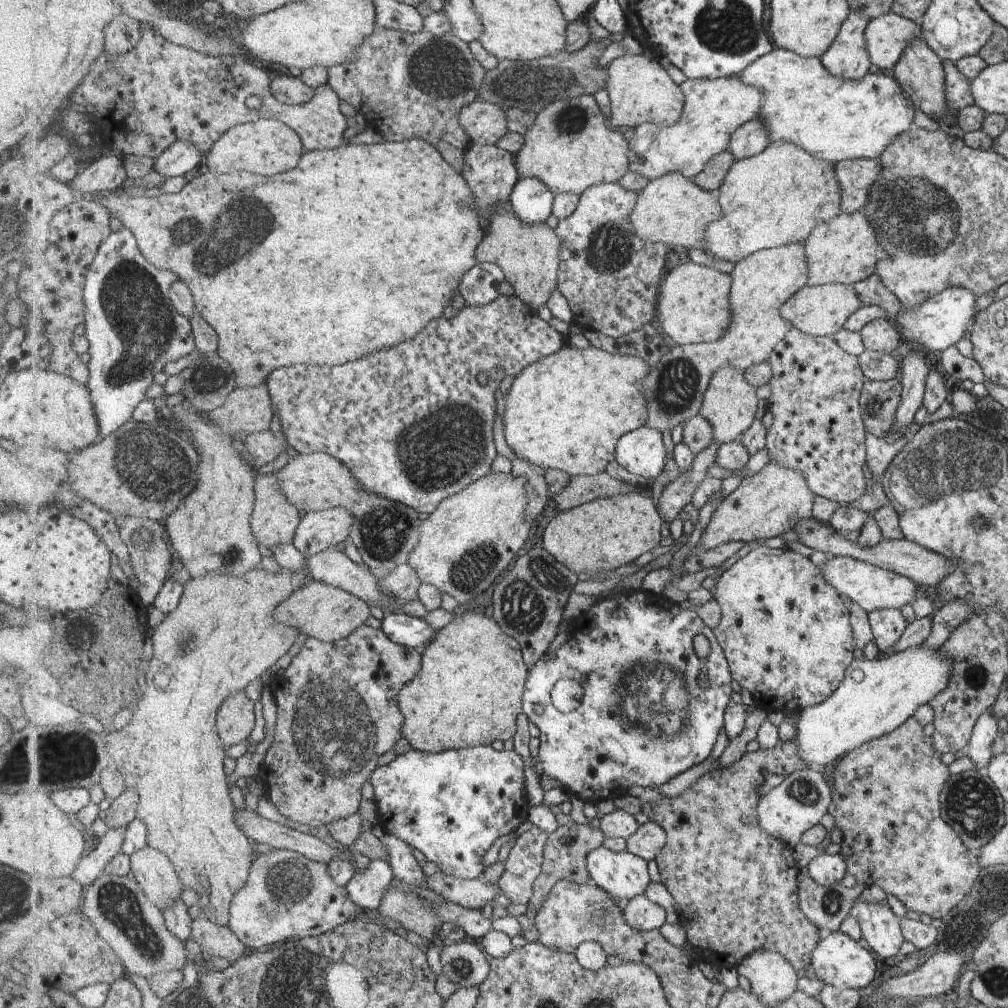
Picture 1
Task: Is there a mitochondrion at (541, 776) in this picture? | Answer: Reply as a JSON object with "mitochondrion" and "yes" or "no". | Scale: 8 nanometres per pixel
{"mitochondrion":"no"}

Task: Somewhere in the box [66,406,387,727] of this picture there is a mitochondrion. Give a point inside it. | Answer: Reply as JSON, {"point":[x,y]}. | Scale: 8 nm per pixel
{"point":[153,469]}

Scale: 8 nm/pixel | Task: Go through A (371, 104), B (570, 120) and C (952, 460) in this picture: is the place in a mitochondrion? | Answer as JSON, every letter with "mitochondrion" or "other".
{"A":"other","B":"mitochondrion","C":"mitochondrion"}

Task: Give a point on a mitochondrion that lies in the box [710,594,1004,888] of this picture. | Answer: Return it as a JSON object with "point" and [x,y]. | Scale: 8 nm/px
{"point":[970,804]}

